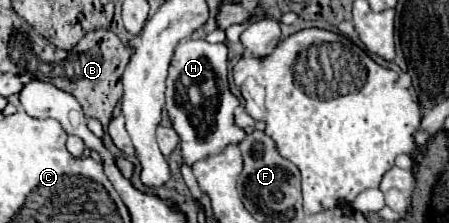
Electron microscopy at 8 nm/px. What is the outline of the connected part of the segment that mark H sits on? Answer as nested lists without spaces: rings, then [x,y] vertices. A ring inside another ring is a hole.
[[[207,40],[179,42],[169,66],[165,108],[181,138],[181,150],[187,164],[219,154],[225,144],[241,142],[245,138],[245,132],[233,124],[233,110],[237,106],[239,100],[229,92],[227,84],[227,46],[209,44]]]

